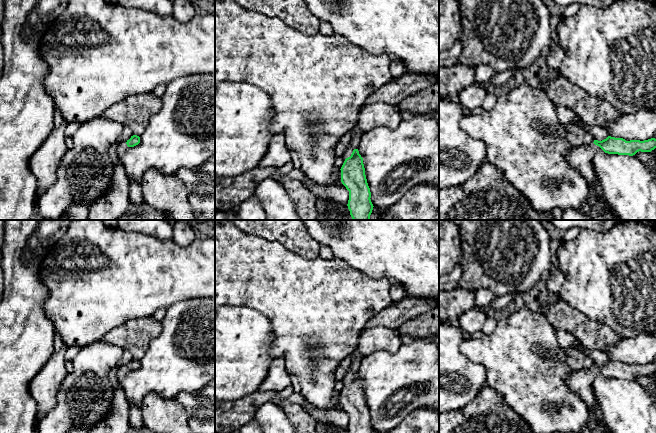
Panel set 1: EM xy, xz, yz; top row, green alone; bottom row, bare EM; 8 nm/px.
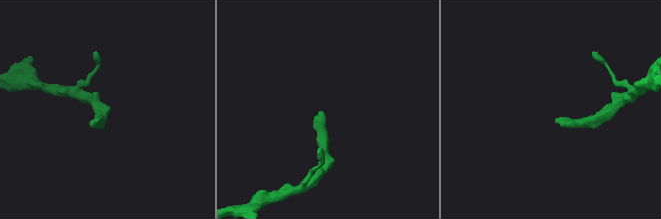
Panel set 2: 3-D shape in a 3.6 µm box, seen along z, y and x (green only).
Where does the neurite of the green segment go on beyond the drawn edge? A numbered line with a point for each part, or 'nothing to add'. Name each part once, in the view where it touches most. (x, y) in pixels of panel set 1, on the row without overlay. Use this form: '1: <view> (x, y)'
1: xz (357, 357)

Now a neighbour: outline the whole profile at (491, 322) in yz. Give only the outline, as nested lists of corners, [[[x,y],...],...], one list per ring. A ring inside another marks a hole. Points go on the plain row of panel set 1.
[[[495,315],[489,316],[482,327],[481,334],[484,334],[484,335],[491,334],[497,326],[497,321],[498,321],[497,316]]]

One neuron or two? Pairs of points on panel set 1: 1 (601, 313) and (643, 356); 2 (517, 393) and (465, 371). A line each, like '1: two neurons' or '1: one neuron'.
1: two neurons
2: two neurons

